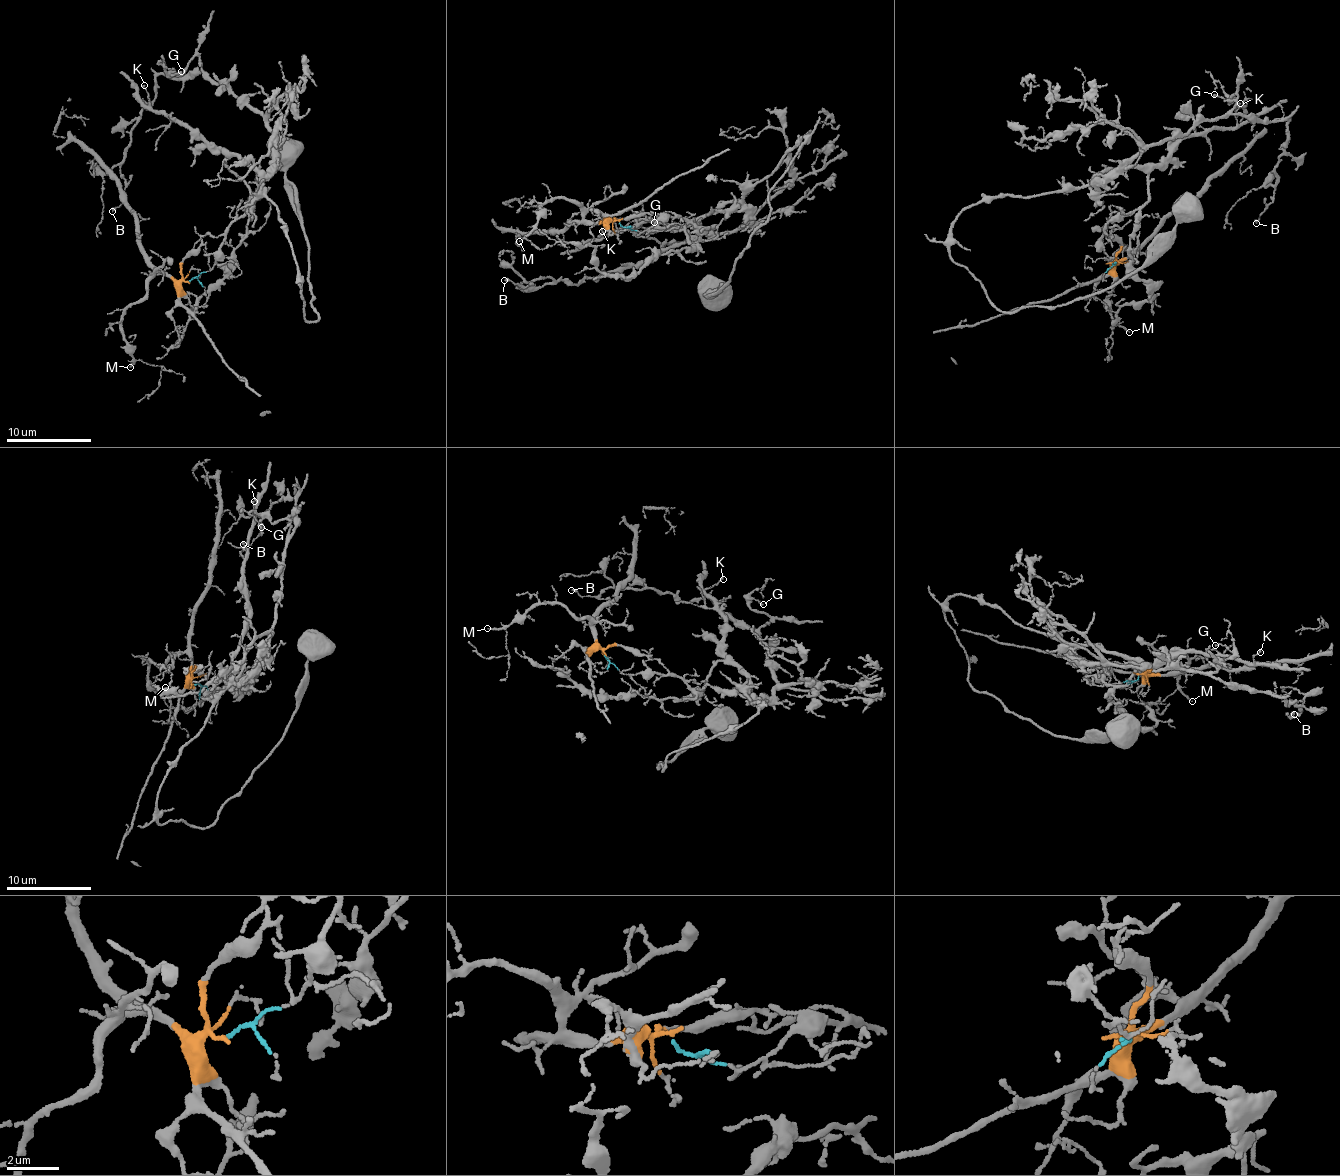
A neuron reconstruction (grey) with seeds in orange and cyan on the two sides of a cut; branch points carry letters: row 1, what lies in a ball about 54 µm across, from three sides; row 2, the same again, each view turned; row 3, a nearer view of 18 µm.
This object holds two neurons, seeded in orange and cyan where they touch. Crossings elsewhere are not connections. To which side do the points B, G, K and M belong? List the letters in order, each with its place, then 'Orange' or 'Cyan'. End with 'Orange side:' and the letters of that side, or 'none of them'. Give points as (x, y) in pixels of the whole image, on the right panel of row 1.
B: Place: (1256, 223). Cyan
G: Place: (1214, 94). Cyan
K: Place: (1240, 103). Cyan
M: Place: (1129, 332). Orange
Orange side: M

